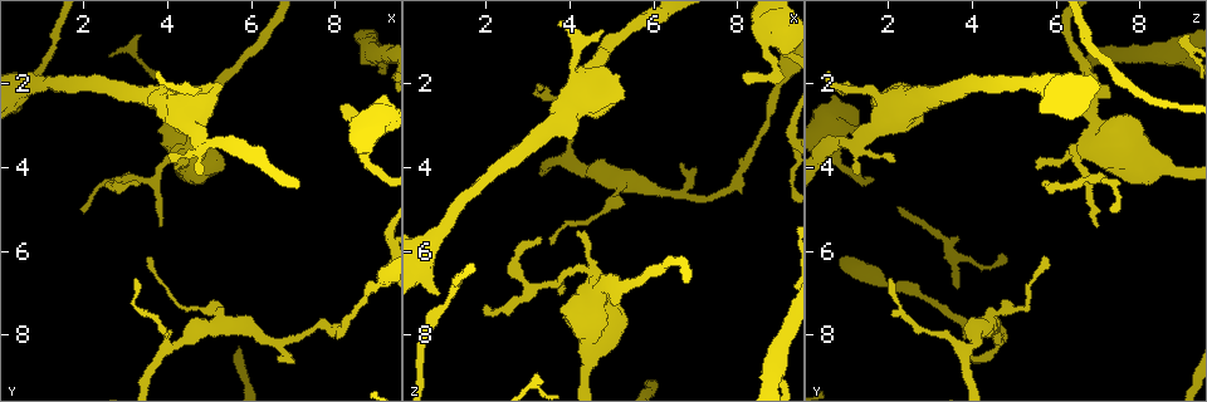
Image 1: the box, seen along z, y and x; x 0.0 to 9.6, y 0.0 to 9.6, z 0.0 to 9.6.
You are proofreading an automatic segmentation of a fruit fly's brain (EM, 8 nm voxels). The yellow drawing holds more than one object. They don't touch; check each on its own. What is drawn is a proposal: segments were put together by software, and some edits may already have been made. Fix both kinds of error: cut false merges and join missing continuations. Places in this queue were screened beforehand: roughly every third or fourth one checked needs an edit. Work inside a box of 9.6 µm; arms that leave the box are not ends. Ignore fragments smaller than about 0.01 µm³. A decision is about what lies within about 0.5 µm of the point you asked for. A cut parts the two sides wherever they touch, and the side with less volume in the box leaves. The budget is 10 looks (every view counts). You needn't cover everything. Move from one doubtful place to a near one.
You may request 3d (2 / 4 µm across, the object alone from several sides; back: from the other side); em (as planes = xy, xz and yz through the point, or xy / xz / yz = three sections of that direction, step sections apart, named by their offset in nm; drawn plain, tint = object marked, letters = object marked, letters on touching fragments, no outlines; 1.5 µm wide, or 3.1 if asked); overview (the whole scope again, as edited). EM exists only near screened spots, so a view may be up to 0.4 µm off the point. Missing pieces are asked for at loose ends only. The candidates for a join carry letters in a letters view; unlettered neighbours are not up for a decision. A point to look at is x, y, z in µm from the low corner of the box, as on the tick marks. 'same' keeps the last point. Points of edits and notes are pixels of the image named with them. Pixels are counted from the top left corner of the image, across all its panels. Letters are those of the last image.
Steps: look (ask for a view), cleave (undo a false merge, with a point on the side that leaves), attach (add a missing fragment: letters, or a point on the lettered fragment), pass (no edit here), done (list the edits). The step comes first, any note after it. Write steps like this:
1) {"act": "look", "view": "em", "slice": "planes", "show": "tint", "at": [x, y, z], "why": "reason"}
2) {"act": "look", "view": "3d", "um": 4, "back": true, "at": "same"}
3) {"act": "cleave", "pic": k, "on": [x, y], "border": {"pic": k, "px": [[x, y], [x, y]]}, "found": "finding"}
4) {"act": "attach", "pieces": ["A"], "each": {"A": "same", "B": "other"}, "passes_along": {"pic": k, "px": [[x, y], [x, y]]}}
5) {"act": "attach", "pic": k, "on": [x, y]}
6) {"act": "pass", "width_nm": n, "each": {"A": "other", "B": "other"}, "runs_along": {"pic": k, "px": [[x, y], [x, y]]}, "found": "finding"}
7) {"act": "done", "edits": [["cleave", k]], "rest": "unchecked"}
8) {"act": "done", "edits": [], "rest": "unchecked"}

{"act": "look", "view": "em", "slice": "planes", "show": "letters", "at": [4.90, 4.15, 1.25], "why": "branch stops here"}

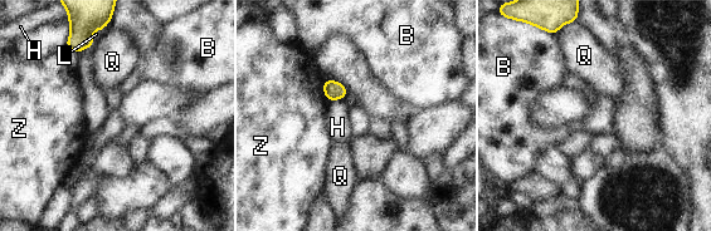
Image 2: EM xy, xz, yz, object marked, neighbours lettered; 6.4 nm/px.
{"act": "pass", "each": {"B": "other", "H": "other", "L": "other", "Q": "other", "Z": "other"}, "border": {"pic": 2, "px": [[342, 98], [329, 102]]}, "found": "none of them fits"}

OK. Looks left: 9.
{"act": "look", "view": "3d", "um": 2, "at": [4.80, 2.20, 0.80], "why": "an open end"}

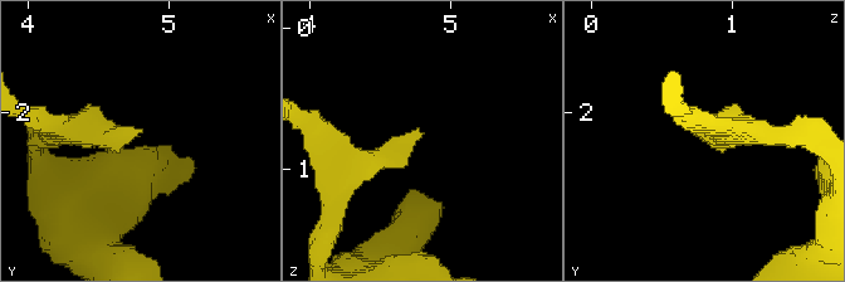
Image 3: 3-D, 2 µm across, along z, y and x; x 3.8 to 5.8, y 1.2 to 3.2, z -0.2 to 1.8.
{"act": "look", "view": "em", "slice": "planes", "show": "plain", "at": [4.78, 2.18, 0.76], "why": "shape alone is not enough"}

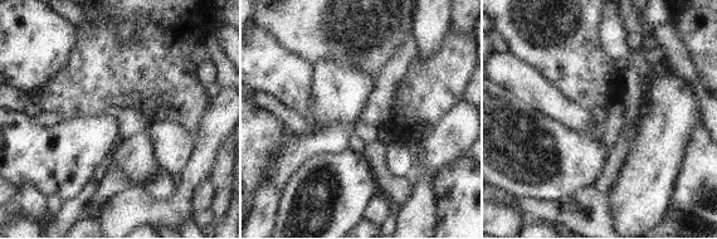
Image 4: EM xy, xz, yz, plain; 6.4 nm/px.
{"act": "look", "view": "em", "slice": "planes", "show": "letters", "at": "same"}

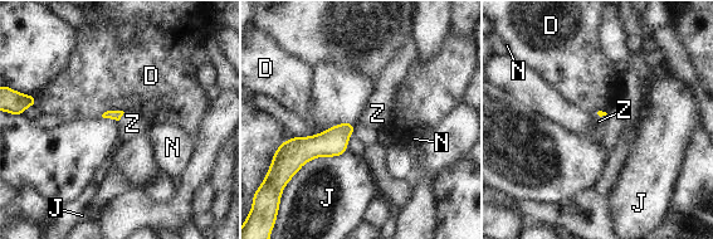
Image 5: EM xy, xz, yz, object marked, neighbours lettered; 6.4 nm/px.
{"act": "attach", "pieces": ["Z"], "each": {"D": "other", "J": "other", "N": "other", "Z": "same"}, "passes_along": {"pic": 5, "px": [[113, 115], [121, 116], [132, 123]]}, "found": "the cell continues"}

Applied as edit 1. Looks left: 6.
{"act": "look", "view": "em", "slice": "yz", "step": 8, "show": "tint", "at": [4.60, 3.50, 6.60], "why": "side arm on a straight run"}

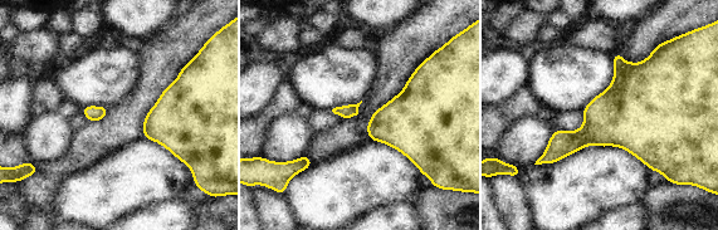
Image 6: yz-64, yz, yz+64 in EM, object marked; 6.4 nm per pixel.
{"act": "look", "view": "em", "slice": "xy", "step": 8, "show": "letters", "at": "same"}

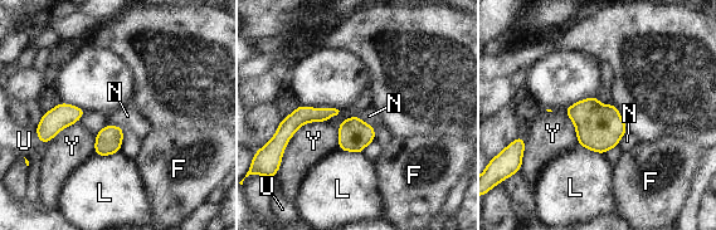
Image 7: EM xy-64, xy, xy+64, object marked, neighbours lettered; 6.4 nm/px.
{"act": "pass", "each": {"F": "other", "L": "other", "N": "other", "U": "other", "Y": "other"}, "found": "all the same cell"}

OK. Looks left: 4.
{"act": "look", "view": "em", "slice": "planes", "show": "letters", "at": [3.30, 4.45, 5.65], "why": "an open end"}

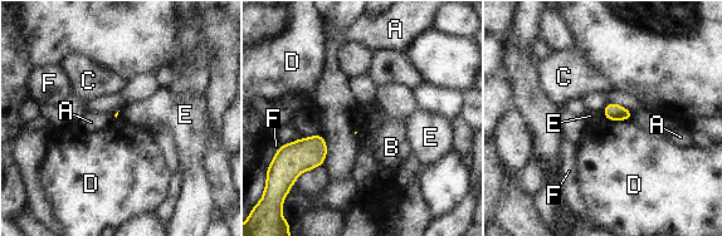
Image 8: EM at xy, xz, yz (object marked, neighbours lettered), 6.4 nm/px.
{"act": "pass", "each": {"A": "other", "B": "other", "C": "other", "D": "other", "E": "other", "F": "other"}, "found": "none of them fits"}

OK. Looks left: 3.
{"act": "done", "edits": [["attach", 5]], "rest": "unchecked"}

